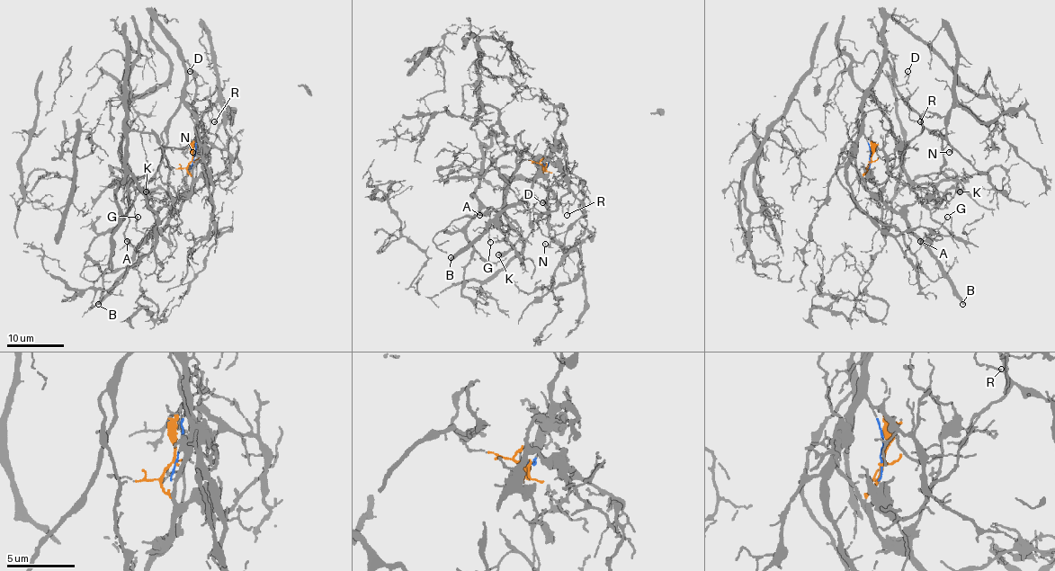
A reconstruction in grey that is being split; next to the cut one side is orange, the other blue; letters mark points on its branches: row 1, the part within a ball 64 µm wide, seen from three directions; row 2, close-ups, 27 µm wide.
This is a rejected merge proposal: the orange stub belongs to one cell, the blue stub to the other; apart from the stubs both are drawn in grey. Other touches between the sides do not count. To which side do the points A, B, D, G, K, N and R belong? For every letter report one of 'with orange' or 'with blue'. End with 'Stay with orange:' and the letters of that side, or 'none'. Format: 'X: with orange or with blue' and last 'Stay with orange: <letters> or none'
A: with blue
B: with orange
D: with blue
G: with orange
K: with orange
N: with blue
R: with blue
Stay with orange: B, G, K

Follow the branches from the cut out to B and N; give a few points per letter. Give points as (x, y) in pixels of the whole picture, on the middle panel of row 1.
B: (546, 164), (539, 163), (544, 158), (543, 173), (523, 198), (511, 203), (478, 236), (451, 257)
N: (546, 164), (549, 158), (537, 158), (536, 181), (549, 191), (546, 208), (551, 242), (549, 246), (544, 244)

